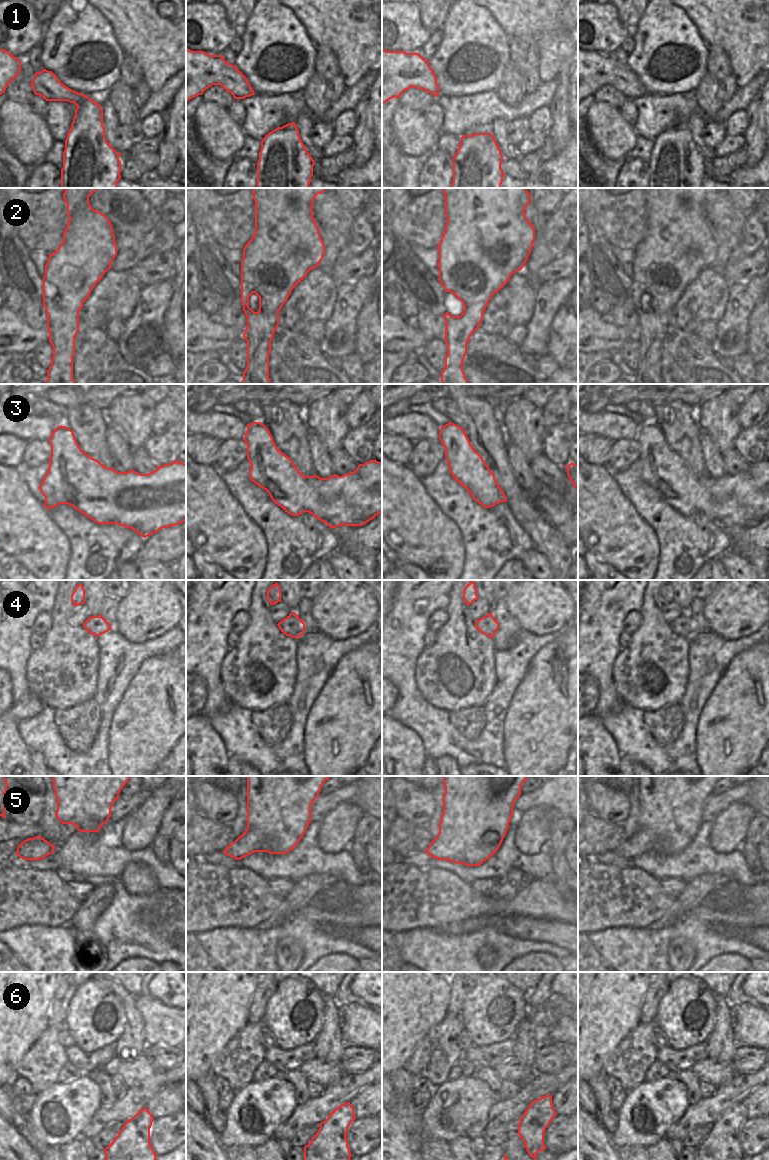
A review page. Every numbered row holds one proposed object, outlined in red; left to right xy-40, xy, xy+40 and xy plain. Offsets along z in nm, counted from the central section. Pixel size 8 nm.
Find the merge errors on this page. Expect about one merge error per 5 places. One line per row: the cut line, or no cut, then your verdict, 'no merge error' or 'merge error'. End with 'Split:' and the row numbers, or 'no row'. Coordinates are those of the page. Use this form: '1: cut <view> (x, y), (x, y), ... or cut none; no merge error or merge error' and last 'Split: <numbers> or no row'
1: cut none; no merge error
2: cut none; no merge error
3: cut none; no merge error
4: cut none; no merge error
5: cut none; no merge error
6: cut none; no merge error
Split: no row

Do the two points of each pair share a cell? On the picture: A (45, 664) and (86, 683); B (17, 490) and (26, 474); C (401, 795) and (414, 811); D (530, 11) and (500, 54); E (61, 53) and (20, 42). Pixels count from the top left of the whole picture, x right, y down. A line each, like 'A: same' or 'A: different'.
A: same
B: different
C: same
D: different
E: different

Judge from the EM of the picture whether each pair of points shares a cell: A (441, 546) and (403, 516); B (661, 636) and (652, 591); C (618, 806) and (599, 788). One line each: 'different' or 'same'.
A: same
B: same
C: same

